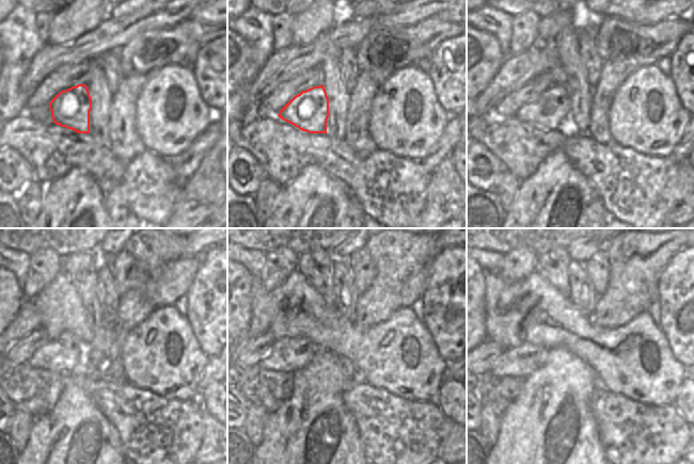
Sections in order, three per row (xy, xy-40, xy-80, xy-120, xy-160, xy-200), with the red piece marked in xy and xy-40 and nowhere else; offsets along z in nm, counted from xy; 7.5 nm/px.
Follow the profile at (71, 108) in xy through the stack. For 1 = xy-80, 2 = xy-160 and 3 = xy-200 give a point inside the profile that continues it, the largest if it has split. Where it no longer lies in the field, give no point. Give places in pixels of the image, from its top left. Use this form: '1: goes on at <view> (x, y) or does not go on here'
1: goes on at xy-80 (551, 109)
2: goes on at xy-160 (287, 354)
3: goes on at xy-200 (522, 361)

